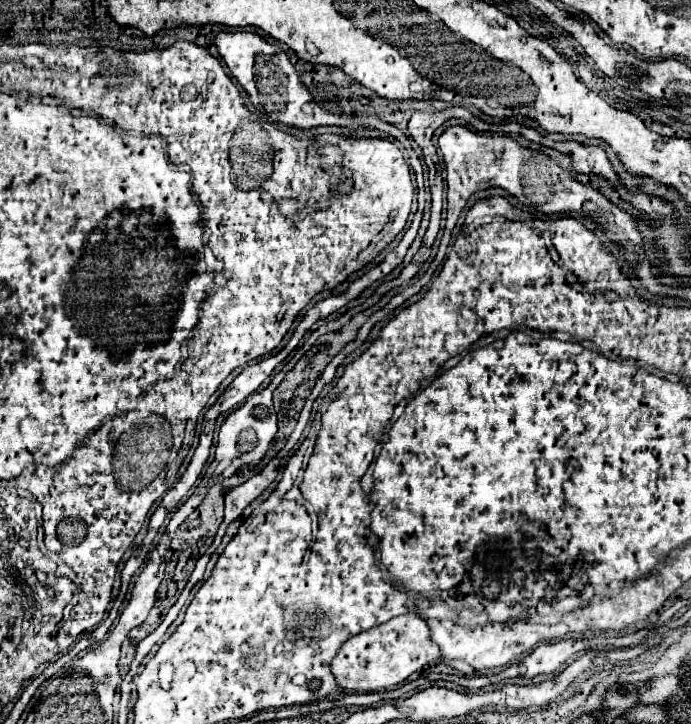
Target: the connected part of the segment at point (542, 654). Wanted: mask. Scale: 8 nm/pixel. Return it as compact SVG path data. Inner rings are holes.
M572 640L540 644L528 658L518 664L518 676L536 678L540 674L556 674L572 658Z

